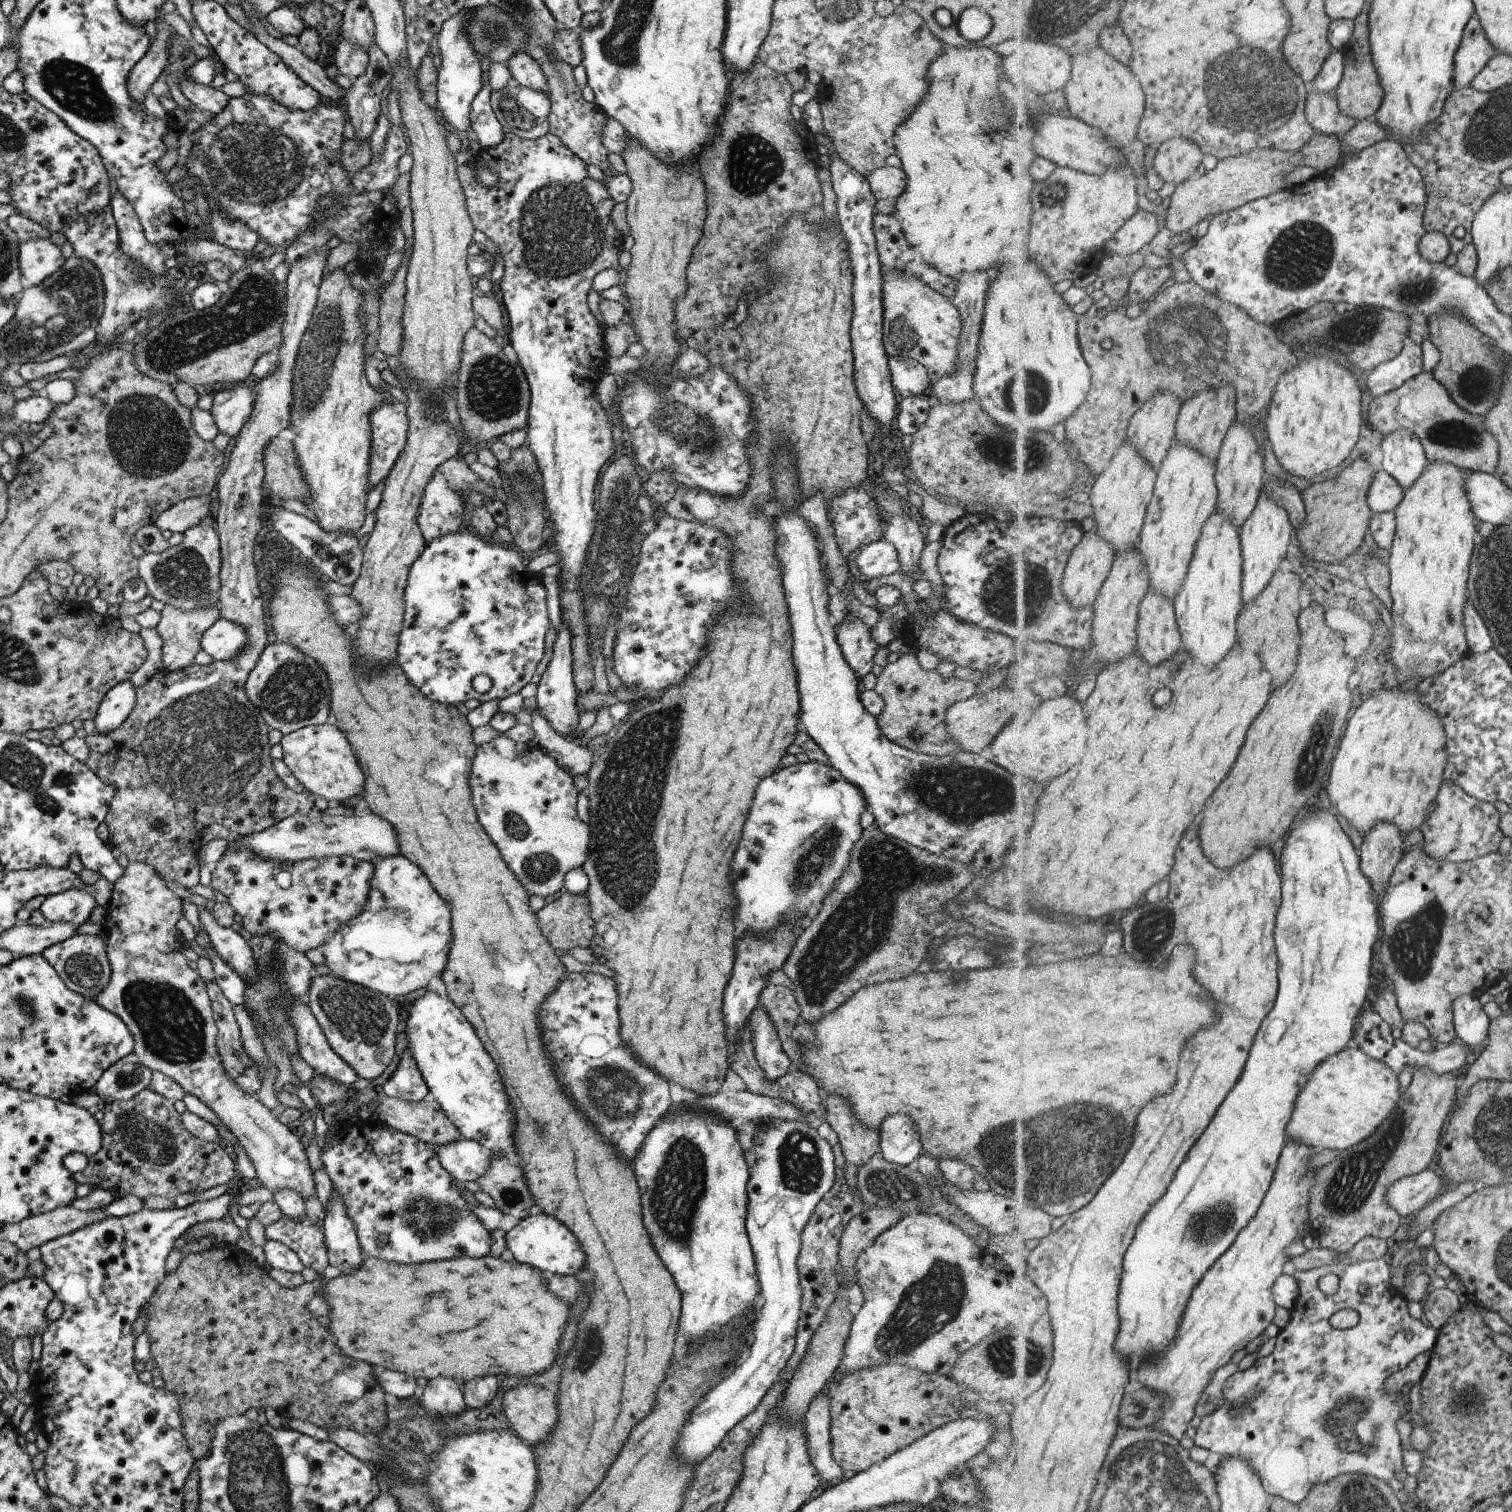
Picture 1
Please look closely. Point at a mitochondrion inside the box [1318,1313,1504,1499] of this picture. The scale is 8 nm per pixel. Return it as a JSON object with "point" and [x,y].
{"point":[1466,1401]}

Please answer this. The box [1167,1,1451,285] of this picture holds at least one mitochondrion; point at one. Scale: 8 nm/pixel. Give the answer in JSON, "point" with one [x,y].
{"point":[1236,100]}

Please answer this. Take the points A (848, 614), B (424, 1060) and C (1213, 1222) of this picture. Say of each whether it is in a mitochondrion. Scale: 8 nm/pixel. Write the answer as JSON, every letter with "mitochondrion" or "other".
{"A":"other","B":"other","C":"mitochondrion"}

